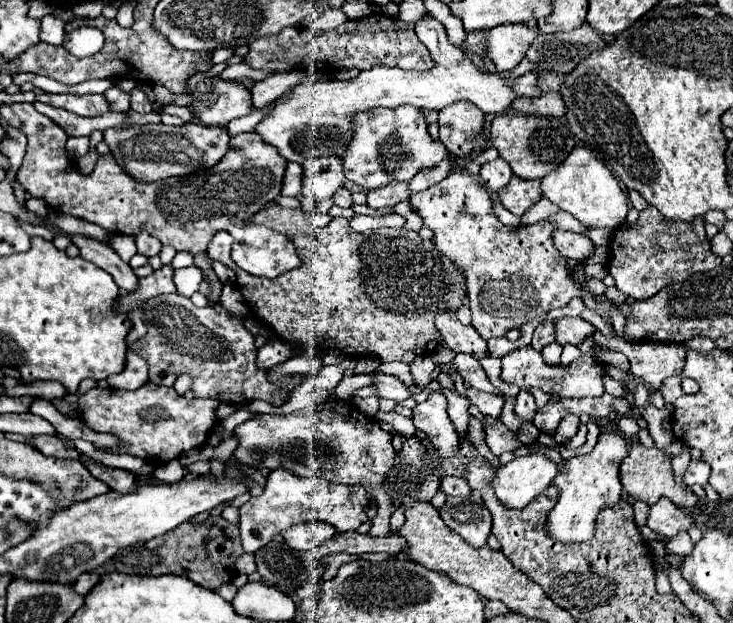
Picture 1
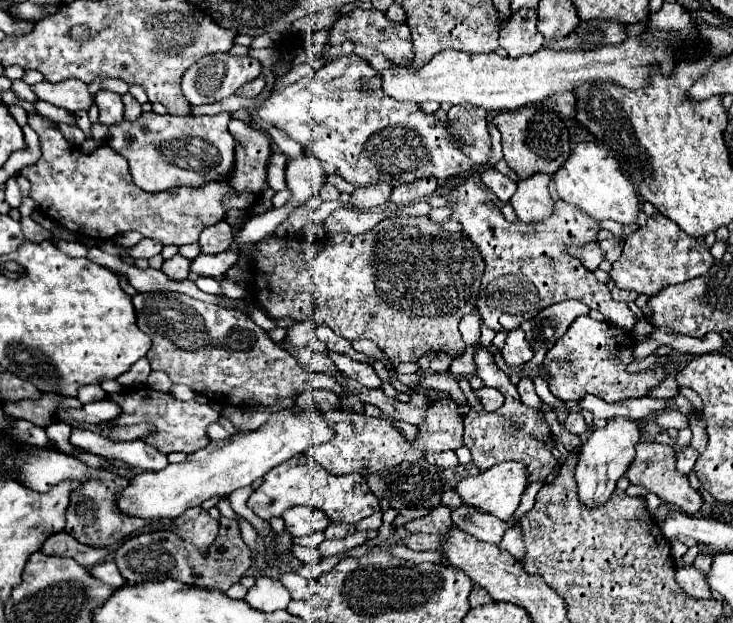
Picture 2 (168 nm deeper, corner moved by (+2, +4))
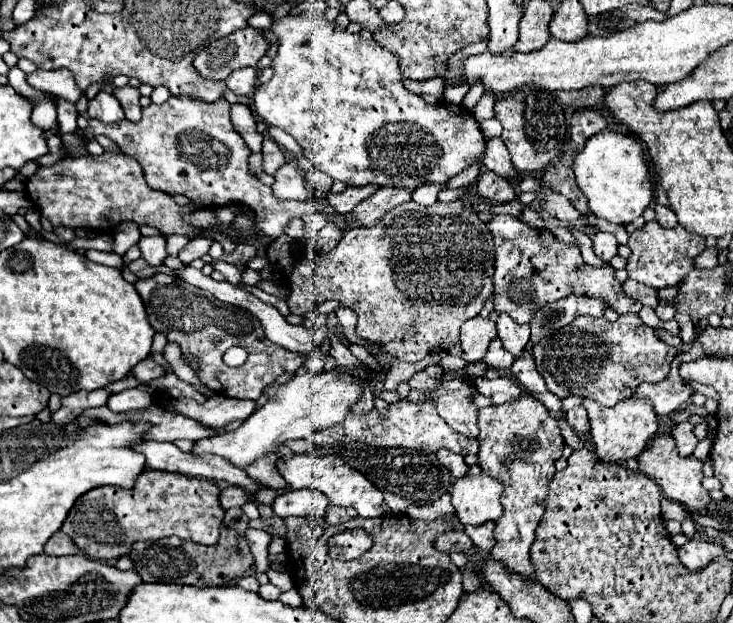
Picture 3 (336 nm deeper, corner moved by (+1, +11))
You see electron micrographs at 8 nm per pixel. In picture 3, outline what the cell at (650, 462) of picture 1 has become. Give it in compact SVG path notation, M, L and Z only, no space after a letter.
M663 434L663 436L653 438L651 444L641 452L637 460L639 460L639 470L659 484L659 488L663 490L663 496L673 502L683 504L689 512L699 512L711 502L709 492L701 484L703 482L703 462L697 460L695 456L687 456L687 458L679 456L673 436Z

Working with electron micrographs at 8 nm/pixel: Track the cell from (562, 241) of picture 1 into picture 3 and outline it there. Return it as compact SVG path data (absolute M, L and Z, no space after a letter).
M597 232L595 236L591 236L591 242L593 242L595 254L597 254L603 262L609 262L613 256L617 256L617 246L619 246L619 242L615 240L613 234Z

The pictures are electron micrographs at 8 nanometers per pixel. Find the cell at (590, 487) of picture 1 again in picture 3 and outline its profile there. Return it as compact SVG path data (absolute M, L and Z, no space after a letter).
M627 398L611 408L605 408L593 400L585 400L583 406L591 420L591 440L595 446L595 454L599 460L605 460L611 464L637 458L647 448L647 442L655 436L659 428L659 420L653 410L653 404L647 398L641 398L641 400Z

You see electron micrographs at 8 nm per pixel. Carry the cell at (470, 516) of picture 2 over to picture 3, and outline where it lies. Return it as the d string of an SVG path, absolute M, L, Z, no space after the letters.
M489 522L489 524L481 524L481 526L469 526L465 528L465 534L473 540L473 544L485 552L489 552L495 544L495 538L493 538L493 528L495 524Z

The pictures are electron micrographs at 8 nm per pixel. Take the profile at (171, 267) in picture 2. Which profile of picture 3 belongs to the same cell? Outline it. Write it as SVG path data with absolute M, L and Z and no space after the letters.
M197 236L197 238L191 238L189 244L179 252L179 258L181 258L185 264L189 264L191 260L201 258L203 254L207 254L209 248L211 248L211 244L213 244L213 238L209 238L209 236Z

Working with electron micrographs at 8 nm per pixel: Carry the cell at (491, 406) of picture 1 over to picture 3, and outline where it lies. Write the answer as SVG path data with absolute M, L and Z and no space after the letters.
M475 378L475 386L477 390L491 398L493 404L505 404L505 402L513 402L517 400L523 390L519 388L517 382L509 380L509 378L495 378L495 380L489 380L489 378Z

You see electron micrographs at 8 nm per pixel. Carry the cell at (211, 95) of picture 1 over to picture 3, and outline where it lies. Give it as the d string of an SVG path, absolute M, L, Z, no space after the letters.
M247 26L209 44L203 52L197 54L193 64L201 76L211 80L225 80L237 68L257 66L269 46L271 44L263 36L263 30Z

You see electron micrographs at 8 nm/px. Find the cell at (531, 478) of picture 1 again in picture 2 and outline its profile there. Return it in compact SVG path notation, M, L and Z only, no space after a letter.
M504 461L504 463L494 465L478 475L464 477L456 485L456 491L462 495L464 503L468 503L472 507L480 507L482 511L496 515L498 519L508 521L520 505L520 497L526 491L526 483L528 483L528 467L522 461Z

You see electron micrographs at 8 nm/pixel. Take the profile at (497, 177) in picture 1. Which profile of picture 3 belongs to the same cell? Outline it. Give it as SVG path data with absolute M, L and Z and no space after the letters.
M483 172L477 180L477 194L485 200L491 200L491 202L497 202L497 204L505 204L505 202L511 202L515 198L515 190L513 186L497 176L495 172Z

